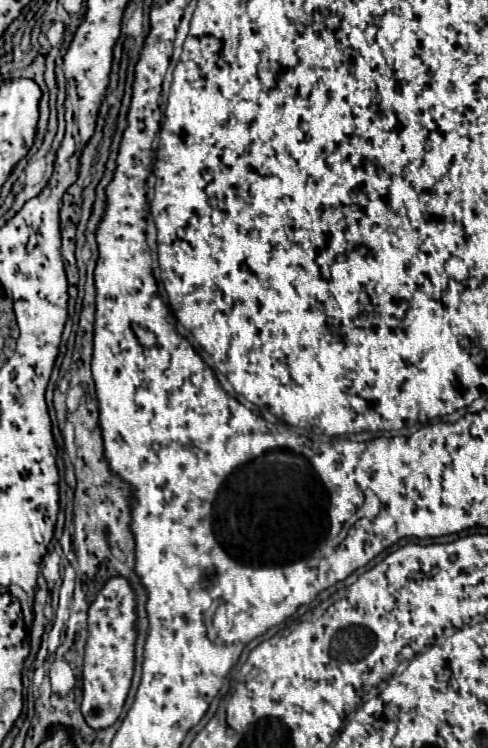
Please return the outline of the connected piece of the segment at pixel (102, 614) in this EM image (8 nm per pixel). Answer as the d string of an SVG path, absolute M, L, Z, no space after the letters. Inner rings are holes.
M109 578L89 608L89 638L85 646L81 712L87 724L95 730L109 728L121 716L131 686L137 642L135 606L137 602L129 582L125 582L125 578Z

